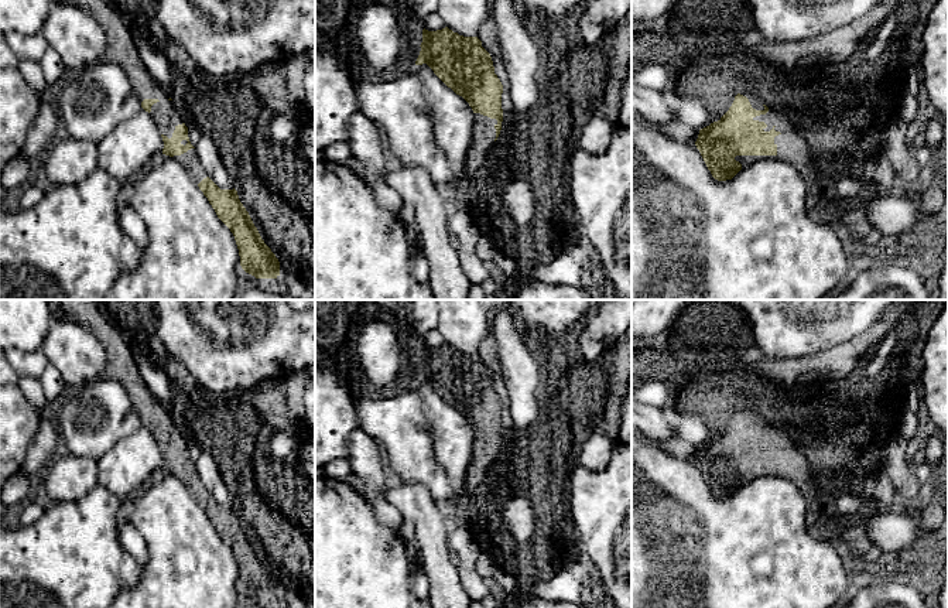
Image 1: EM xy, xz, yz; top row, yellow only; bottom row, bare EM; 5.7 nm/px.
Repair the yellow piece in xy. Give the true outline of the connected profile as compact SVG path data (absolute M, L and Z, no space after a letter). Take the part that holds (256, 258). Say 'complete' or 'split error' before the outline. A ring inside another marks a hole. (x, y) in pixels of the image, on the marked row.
split error; M66 0L92 14L105 30L103 61L117 64L127 75L141 107L155 120L161 133L162 154L179 161L208 198L218 218L235 236L242 269L256 279L277 279L280 262L261 239L237 191L220 189L206 174L188 137L188 127L175 112L170 90L148 74L138 55L124 17L109 0Z

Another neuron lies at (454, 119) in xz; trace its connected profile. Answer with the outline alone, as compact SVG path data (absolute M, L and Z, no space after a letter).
M415 65L422 92L434 120L438 147L449 158L454 171L454 192L465 168L465 157L472 143L475 113L469 103L448 88L427 65Z

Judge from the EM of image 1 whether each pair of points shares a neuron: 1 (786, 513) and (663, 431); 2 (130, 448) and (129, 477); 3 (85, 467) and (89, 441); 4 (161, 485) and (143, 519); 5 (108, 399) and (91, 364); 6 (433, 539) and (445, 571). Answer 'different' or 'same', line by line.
1: different
2: same
3: different
4: same
5: different
6: same

